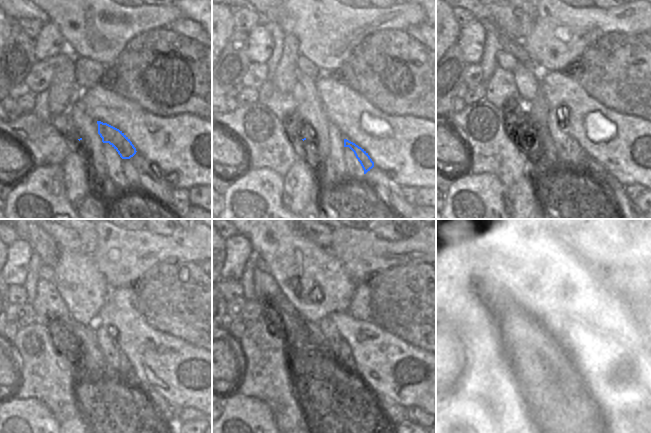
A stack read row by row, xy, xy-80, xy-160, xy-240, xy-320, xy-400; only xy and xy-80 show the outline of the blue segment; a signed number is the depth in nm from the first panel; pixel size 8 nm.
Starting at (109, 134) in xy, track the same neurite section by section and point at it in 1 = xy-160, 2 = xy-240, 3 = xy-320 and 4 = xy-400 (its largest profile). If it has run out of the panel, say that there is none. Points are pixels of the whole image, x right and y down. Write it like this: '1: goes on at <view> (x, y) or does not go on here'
1: goes on at xy-160 (593, 169)
2: goes on at xy-240 (171, 414)
3: goes on at xy-320 (395, 413)
4: goes on at xy-400 (611, 413)

